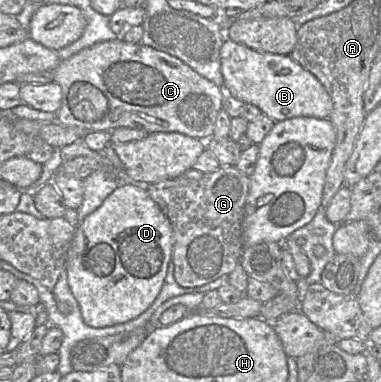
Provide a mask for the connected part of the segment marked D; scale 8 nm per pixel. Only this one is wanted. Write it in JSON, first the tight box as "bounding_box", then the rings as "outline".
{"bounding_box":[67,184,173,328],"outline":[[[141,184],[119,185],[103,204],[75,229],[67,254],[68,285],[78,302],[84,322],[94,328],[129,322],[144,313],[160,294],[173,253],[170,221]]]}

